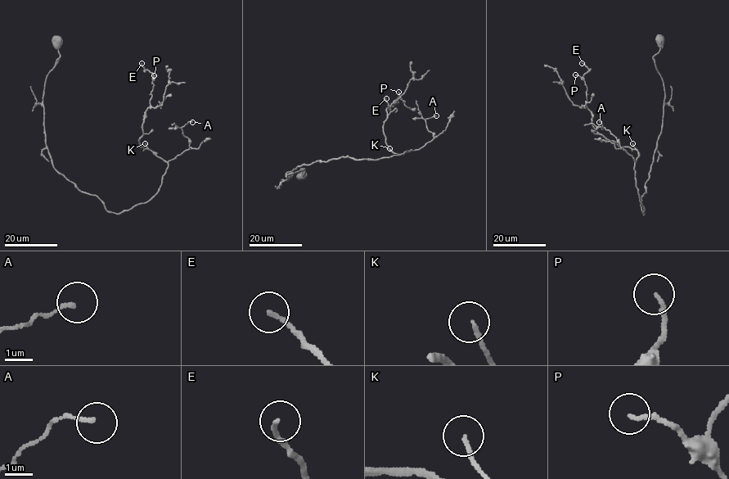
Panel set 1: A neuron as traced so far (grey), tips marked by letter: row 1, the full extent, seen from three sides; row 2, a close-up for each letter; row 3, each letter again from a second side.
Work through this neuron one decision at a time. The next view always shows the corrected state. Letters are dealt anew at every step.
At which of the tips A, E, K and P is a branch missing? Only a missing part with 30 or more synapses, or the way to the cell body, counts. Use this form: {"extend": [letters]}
{"extend": []}

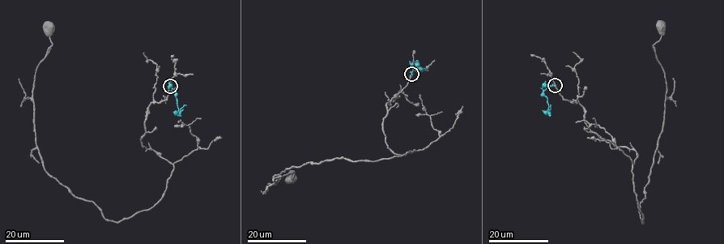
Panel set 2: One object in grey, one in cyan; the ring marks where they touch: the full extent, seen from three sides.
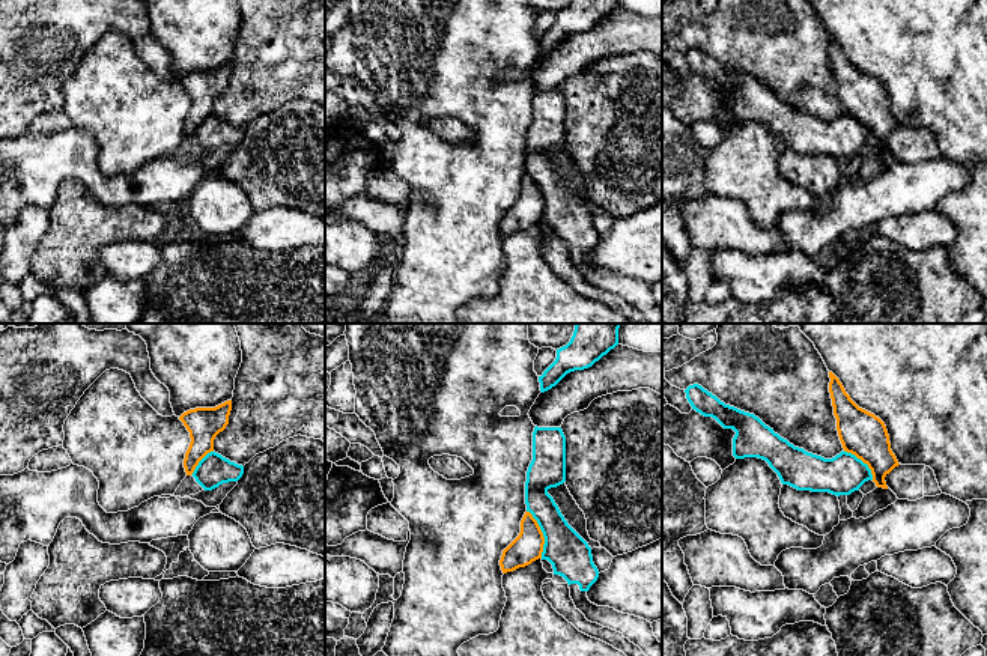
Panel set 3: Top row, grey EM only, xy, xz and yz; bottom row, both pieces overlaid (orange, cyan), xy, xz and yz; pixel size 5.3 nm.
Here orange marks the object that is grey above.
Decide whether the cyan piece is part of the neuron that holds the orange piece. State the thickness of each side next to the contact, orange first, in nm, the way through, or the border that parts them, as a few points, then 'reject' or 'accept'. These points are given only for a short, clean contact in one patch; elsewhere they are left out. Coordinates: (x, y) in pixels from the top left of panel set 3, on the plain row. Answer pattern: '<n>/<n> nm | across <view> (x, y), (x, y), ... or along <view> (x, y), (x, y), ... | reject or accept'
160/220 nm | along xz (527, 173), (543, 200), (542, 220) | reject

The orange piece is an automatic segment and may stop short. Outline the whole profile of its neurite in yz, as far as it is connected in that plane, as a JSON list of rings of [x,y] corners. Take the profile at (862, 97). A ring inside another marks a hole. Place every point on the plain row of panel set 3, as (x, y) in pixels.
[[[829,35],[829,41],[837,93],[844,114],[868,128],[877,150],[888,152],[885,140],[900,126],[891,113],[885,86],[859,71],[832,35]]]

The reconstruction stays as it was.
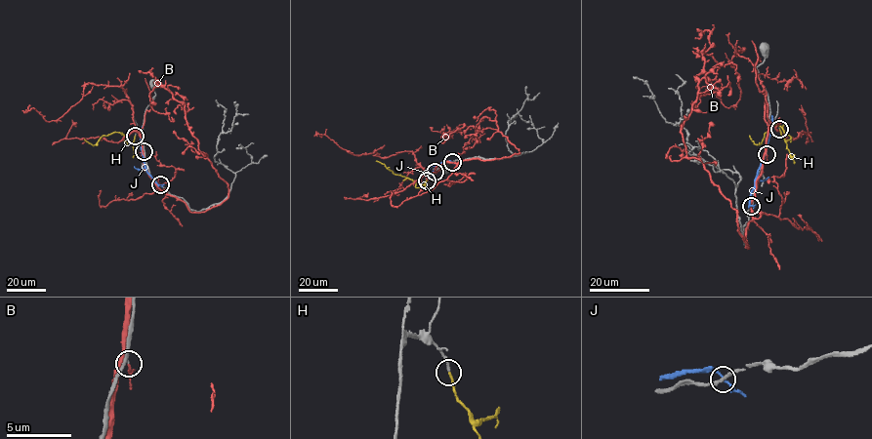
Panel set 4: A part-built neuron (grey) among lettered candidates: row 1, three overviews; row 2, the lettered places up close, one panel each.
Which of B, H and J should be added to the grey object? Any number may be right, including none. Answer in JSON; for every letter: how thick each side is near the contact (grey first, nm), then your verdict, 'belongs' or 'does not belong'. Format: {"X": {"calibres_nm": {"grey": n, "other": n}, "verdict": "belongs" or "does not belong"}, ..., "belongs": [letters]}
{"B": {"calibres_nm": {"grey": 170, "other": 180}, "verdict": "does not belong"}, "H": {"calibres_nm": {"grey": 190, "other": 190}, "verdict": "belongs"}, "J": {"calibres_nm": {"grey": 240, "other": 140}, "verdict": "does not belong"}, "belongs": ["H"]}

